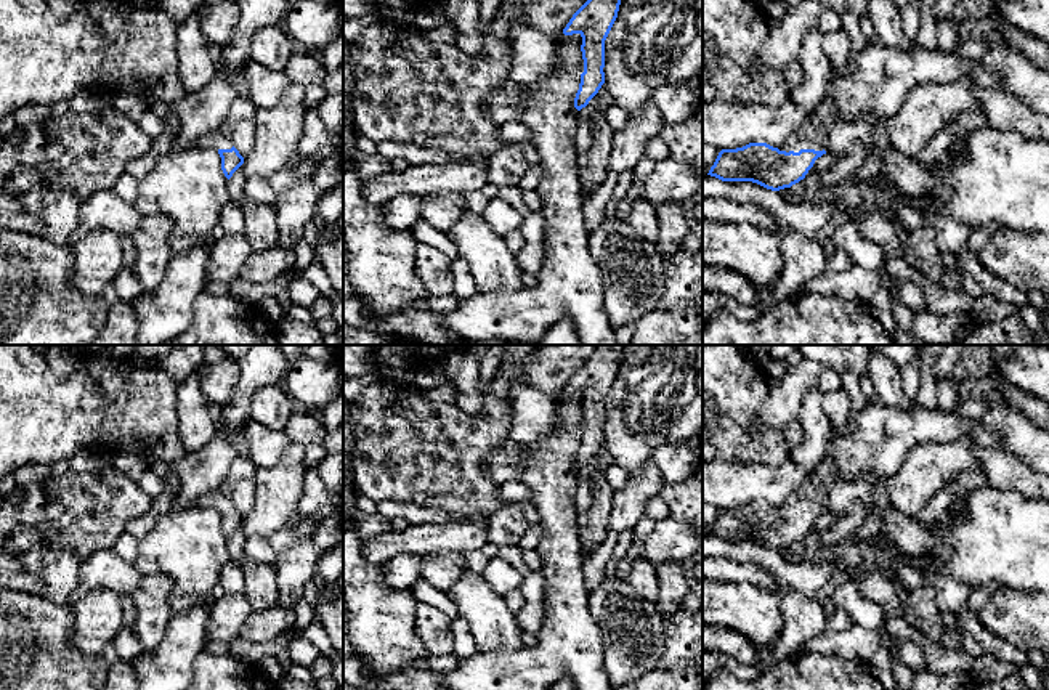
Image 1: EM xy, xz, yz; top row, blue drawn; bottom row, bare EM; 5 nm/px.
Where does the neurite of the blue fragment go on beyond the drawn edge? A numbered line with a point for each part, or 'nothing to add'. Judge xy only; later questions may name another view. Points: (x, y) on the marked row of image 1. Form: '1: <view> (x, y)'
1: xy (220, 138)

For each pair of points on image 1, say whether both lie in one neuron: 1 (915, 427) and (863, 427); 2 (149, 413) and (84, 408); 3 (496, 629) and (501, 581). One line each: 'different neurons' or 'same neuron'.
1: same neuron
2: same neuron
3: different neurons

